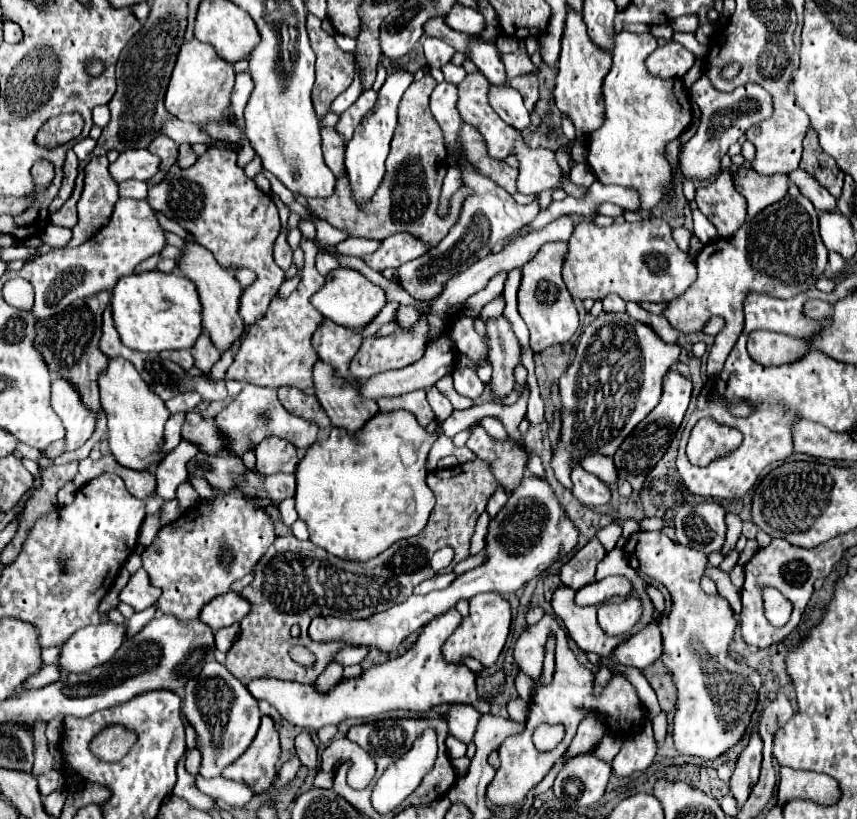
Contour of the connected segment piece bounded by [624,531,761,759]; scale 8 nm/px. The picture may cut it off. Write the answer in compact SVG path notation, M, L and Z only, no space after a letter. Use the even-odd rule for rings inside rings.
M639 531L627 539L624 548L629 565L667 585L673 599L673 609L659 621L659 627L663 633L661 661L677 685L677 713L673 719L675 747L683 755L713 759L731 749L747 731L761 687L755 669L741 667L727 655L737 619L723 597L711 597L699 587L707 565L703 553L673 543L661 531Z

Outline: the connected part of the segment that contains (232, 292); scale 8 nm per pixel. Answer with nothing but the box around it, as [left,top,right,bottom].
[177,241,243,351]

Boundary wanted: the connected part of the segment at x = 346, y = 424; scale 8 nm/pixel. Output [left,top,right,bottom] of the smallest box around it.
[313,360,379,435]

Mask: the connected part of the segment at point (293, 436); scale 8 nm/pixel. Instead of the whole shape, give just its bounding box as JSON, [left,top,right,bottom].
[215,385,317,457]

